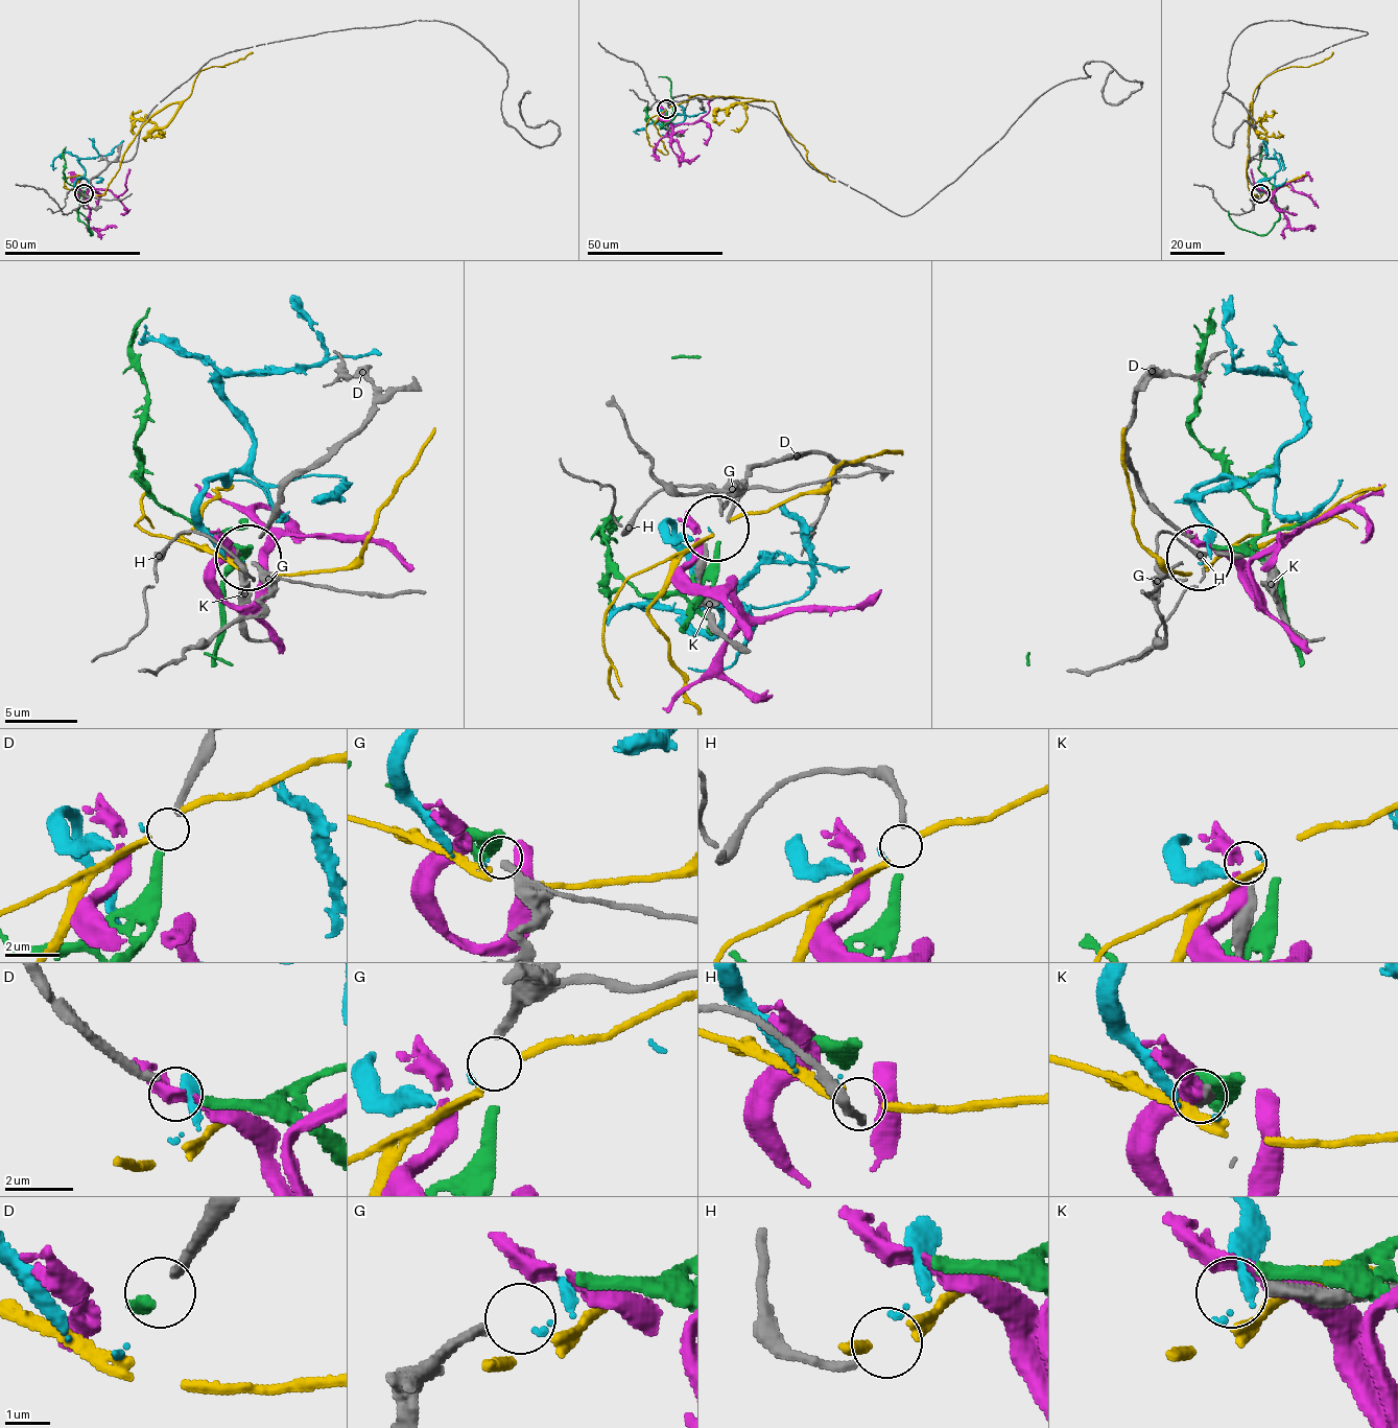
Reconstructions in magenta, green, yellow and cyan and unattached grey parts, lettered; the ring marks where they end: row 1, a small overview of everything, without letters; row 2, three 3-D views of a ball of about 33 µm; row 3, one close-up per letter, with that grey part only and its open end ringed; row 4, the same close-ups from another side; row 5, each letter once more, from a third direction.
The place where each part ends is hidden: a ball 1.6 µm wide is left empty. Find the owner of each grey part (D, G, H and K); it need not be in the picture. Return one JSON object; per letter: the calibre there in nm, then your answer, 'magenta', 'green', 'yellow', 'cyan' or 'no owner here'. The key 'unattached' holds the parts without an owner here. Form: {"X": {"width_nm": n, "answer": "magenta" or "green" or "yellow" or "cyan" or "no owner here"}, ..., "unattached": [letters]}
{"D": {"width_nm": 240, "answer": "green"}, "G": {"width_nm": 240, "answer": "cyan"}, "H": {"width_nm": 180, "answer": "yellow"}, "K": {"width_nm": 320, "answer": "no owner here"}, "unattached": ["K"]}

